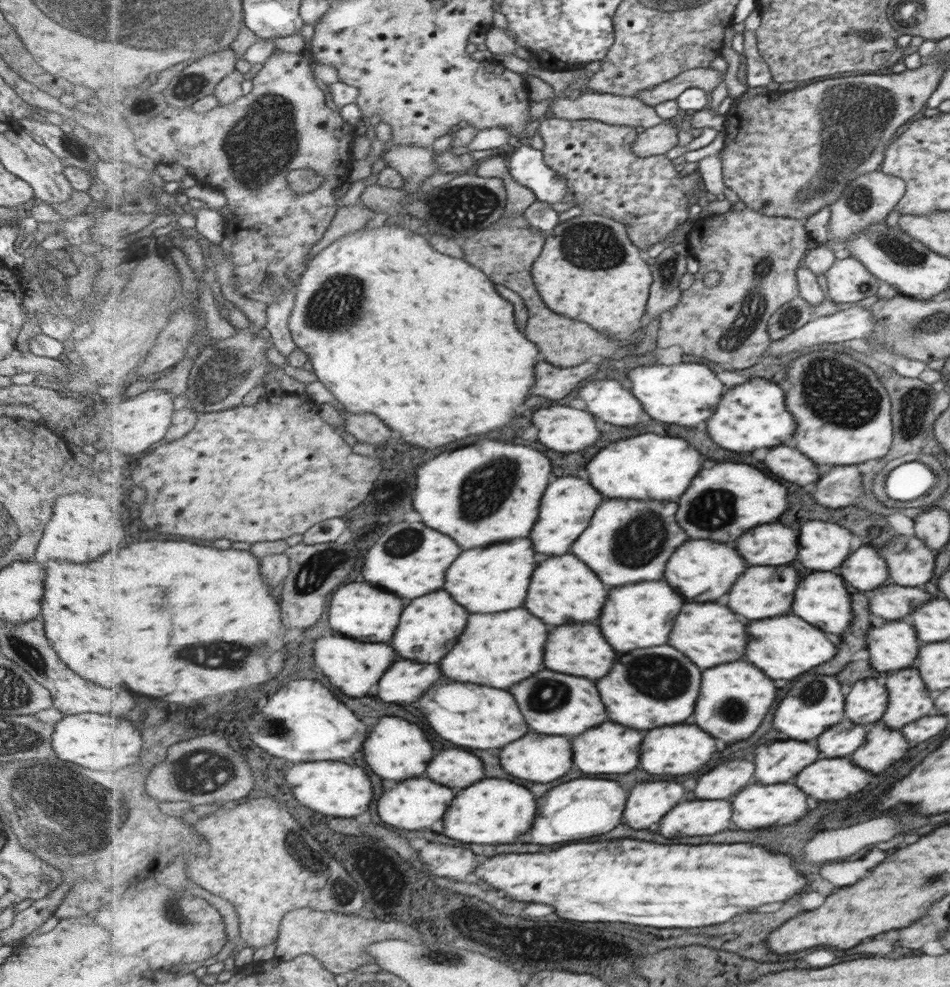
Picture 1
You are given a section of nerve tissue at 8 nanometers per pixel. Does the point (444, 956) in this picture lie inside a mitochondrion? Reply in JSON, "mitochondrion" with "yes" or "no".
{"mitochondrion":"yes"}

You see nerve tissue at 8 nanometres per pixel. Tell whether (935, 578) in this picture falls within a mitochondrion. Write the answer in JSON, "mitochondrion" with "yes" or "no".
{"mitochondrion":"no"}

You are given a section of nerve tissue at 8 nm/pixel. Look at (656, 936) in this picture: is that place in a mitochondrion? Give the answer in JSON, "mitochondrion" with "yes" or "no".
{"mitochondrion":"no"}

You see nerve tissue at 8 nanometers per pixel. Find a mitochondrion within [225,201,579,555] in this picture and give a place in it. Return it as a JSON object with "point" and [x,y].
{"point":[484,491]}

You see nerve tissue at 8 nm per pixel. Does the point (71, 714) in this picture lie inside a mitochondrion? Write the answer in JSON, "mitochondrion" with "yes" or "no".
{"mitochondrion":"no"}

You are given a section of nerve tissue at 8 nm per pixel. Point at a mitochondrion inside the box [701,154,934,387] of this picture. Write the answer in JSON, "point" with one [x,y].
{"point":[754,308]}

